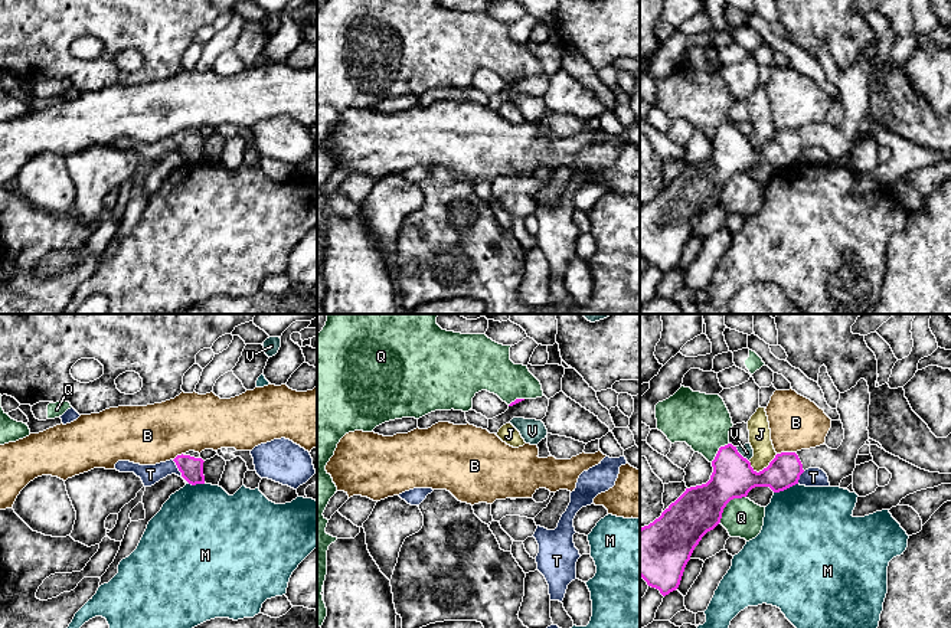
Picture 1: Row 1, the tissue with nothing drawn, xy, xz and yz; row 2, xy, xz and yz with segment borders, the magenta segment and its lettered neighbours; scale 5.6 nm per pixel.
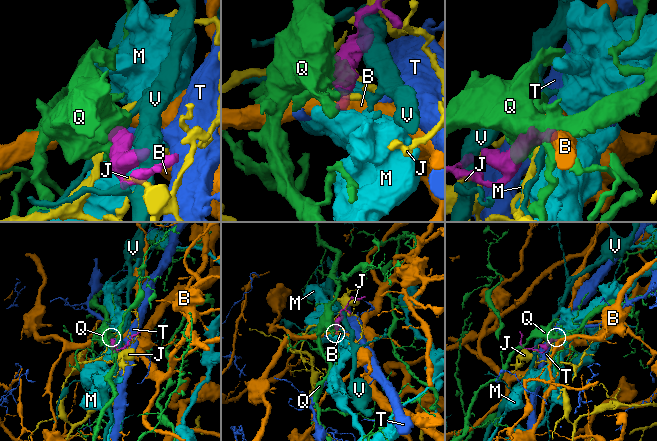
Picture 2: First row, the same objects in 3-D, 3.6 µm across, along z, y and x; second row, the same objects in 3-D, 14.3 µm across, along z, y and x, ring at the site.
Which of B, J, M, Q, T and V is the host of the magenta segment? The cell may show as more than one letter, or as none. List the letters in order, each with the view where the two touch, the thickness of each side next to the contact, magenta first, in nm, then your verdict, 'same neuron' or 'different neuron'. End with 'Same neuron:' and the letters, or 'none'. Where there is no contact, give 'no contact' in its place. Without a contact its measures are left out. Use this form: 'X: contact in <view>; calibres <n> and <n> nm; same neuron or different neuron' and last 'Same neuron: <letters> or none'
B: contact in yz; calibres 180 and 300 nm; different neuron
J: contact in yz; calibres 240 and 130 nm; different neuron
M: contact in yz; calibres 180 and 460 nm; different neuron
Q: contact in yz; calibres 260 and 220 nm; different neuron
T: contact in xy; calibres 130 and 110 nm; different neuron
V: contact in yz; calibres 240 and 70 nm; different neuron
Same neuron: none

